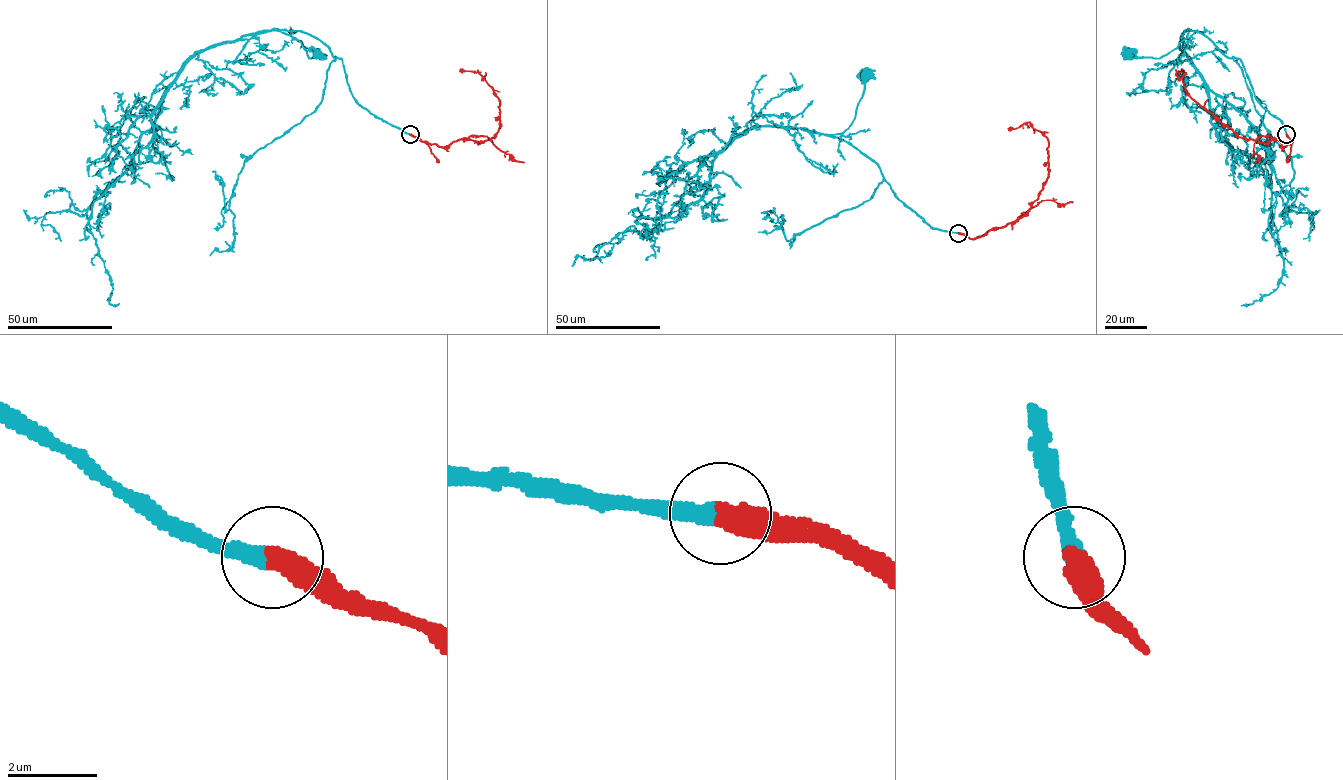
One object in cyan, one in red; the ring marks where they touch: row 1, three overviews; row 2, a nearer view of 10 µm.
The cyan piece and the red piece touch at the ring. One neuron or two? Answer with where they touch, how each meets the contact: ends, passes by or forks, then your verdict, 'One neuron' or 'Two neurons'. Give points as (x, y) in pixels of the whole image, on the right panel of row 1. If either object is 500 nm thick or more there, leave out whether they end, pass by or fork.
Place: (1286, 134). One neuron

